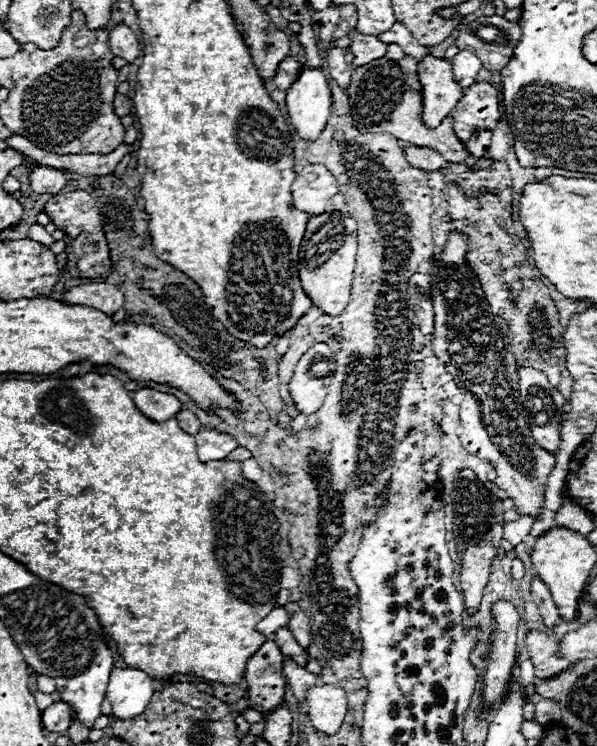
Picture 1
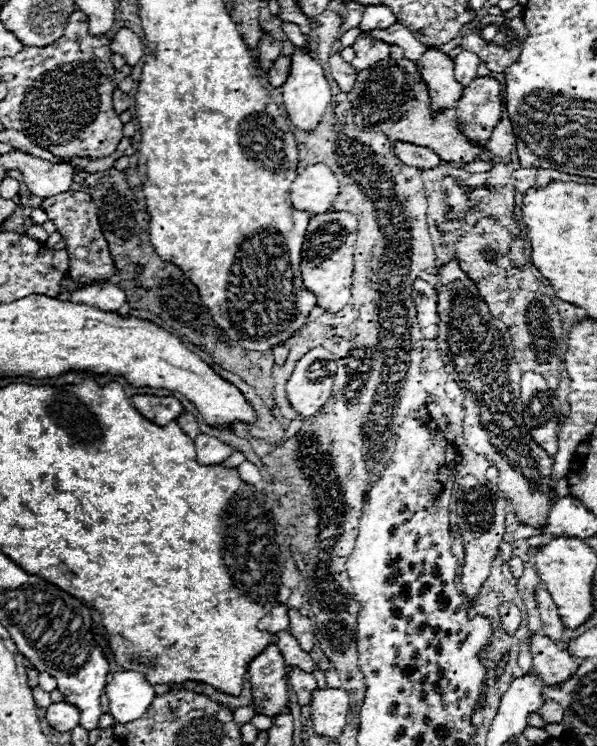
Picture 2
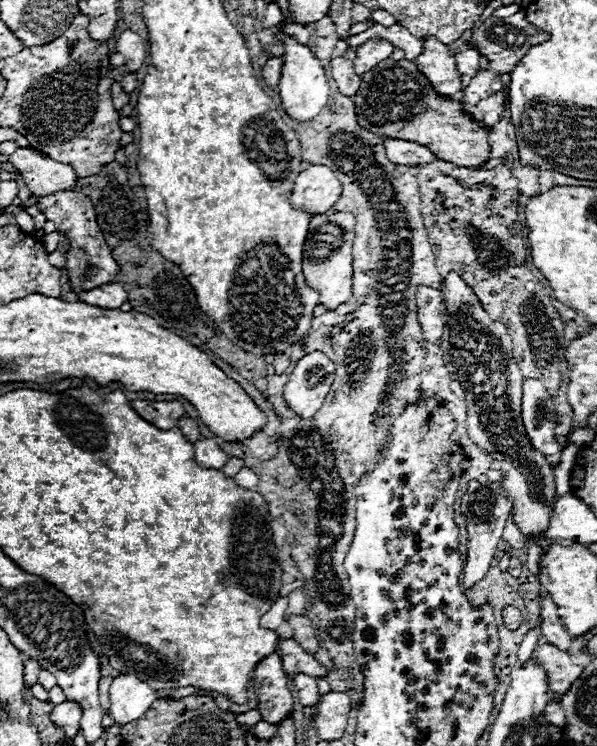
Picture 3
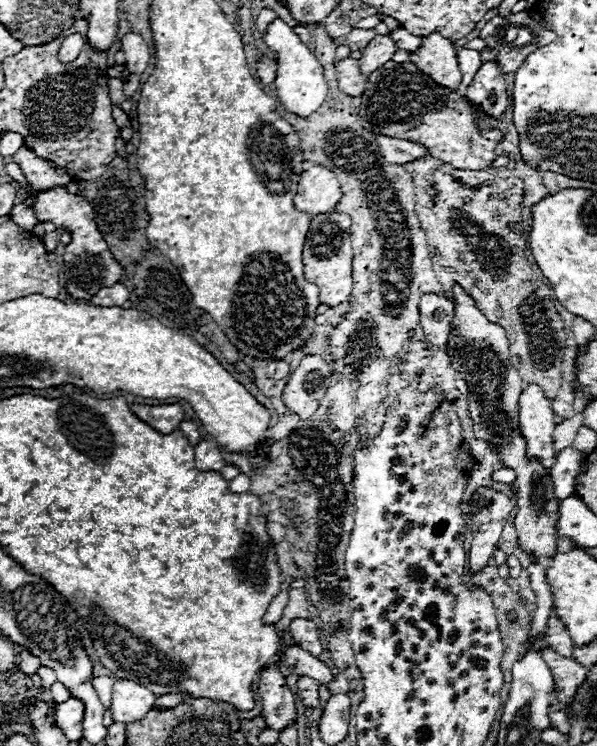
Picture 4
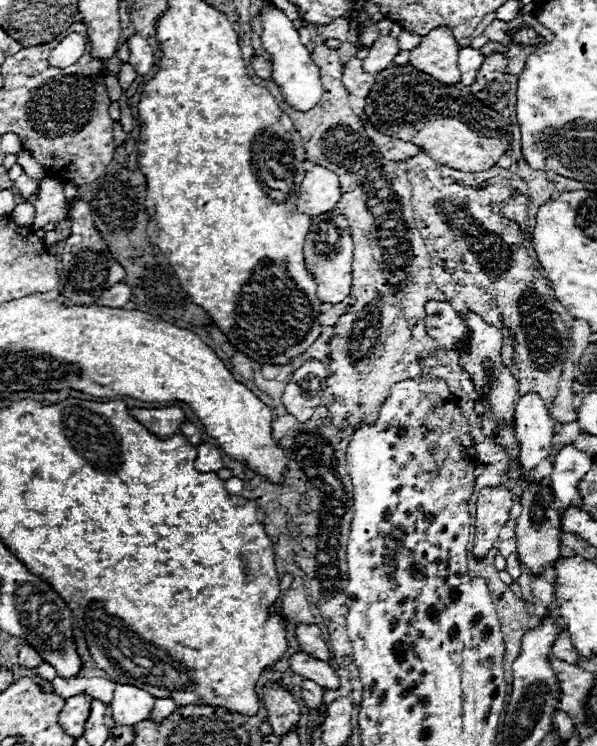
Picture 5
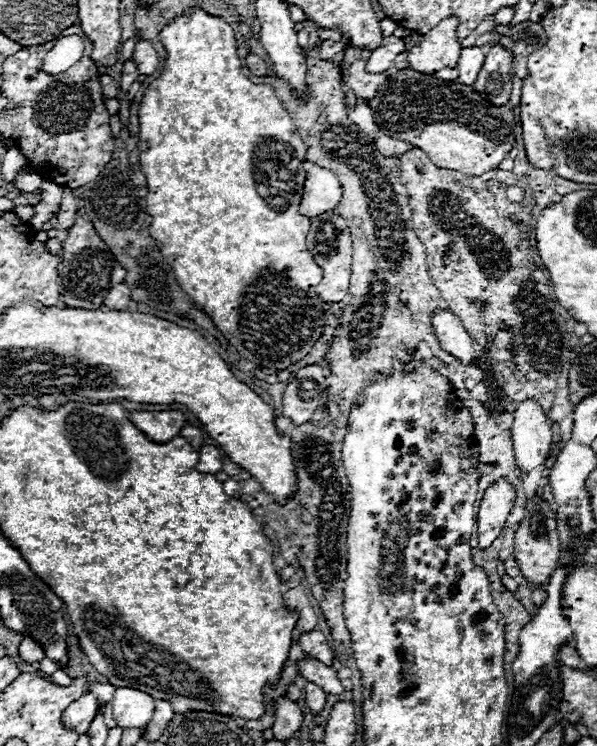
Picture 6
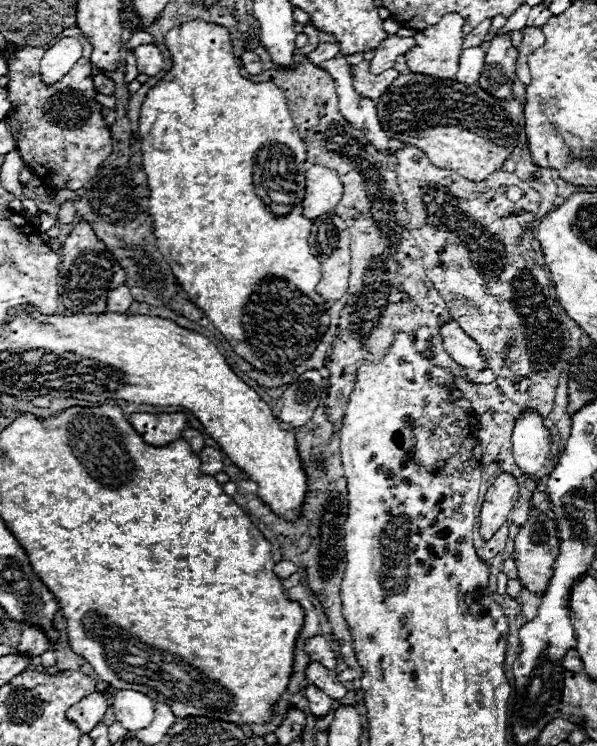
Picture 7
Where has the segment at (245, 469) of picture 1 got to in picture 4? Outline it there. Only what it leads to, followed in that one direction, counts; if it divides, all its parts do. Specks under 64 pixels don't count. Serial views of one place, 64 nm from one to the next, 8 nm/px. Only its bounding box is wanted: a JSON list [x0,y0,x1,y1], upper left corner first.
[230,474,252,492]

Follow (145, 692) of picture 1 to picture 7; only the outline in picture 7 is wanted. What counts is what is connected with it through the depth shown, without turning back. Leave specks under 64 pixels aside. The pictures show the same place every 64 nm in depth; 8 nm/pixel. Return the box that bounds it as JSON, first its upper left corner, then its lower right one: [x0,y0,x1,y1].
[112,690,156,730]

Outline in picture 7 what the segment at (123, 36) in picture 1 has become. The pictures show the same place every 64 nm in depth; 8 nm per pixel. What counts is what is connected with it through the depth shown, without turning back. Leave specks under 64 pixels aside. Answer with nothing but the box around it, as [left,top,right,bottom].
[134,44,164,76]

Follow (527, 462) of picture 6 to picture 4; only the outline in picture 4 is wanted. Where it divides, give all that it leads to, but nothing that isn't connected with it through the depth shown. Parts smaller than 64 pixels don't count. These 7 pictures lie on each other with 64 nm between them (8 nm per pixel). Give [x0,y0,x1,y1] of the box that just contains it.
[520,384,556,458]

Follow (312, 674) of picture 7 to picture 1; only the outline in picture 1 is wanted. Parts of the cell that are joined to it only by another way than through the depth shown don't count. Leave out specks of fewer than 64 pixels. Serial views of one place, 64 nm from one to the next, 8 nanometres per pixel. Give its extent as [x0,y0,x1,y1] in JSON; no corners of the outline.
[274,628,306,666]

